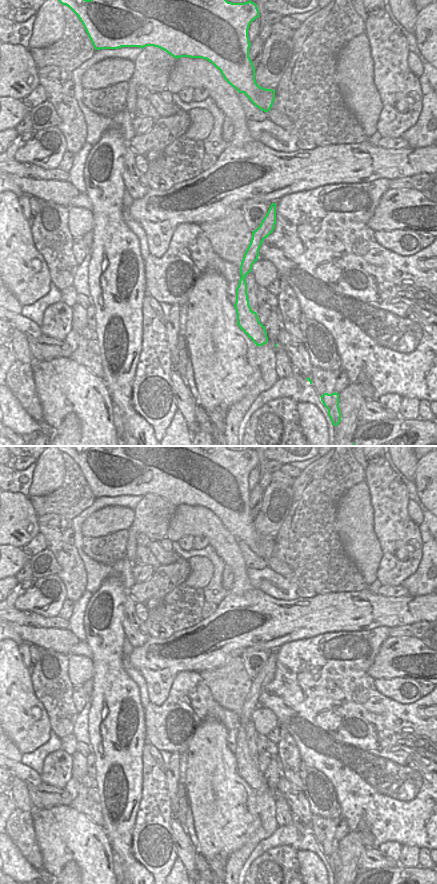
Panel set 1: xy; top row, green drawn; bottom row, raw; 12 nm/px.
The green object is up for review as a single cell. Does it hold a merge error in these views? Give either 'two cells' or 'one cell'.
two cells

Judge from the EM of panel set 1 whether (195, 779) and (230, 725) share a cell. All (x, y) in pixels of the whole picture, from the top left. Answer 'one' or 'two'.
two

